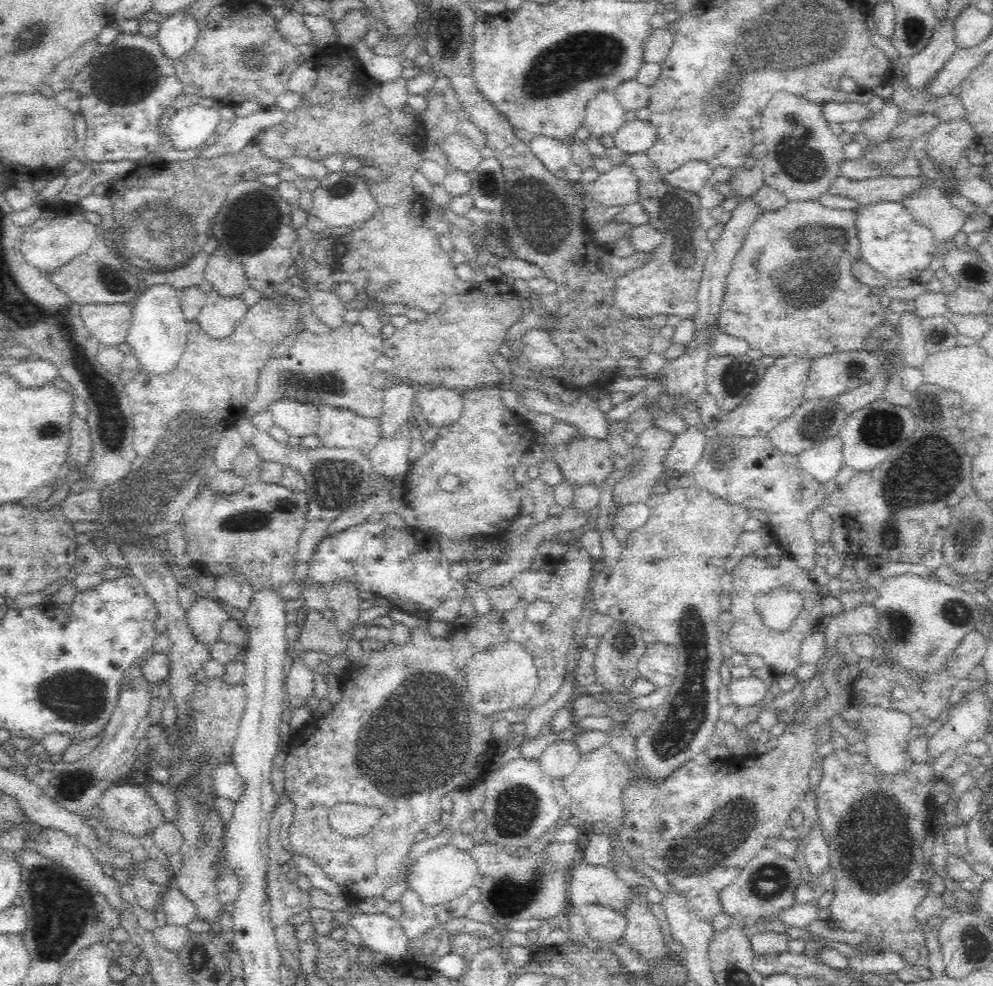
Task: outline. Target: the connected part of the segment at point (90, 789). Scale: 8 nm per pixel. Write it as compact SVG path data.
M142 662L132 663L121 676L121 687L115 709L102 733L100 744L86 756L69 764L58 762L54 764L47 758L39 758L24 774L31 783L36 784L48 798L60 804L62 808L86 816L97 805L101 794L112 784L123 780L130 774L137 757L138 742L146 738L150 728L150 687L152 685L142 675Z

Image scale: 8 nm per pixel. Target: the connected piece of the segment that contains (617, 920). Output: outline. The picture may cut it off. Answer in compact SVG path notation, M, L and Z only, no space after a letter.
M586 905L579 911L592 939L603 944L622 938L627 923L624 915L600 905Z

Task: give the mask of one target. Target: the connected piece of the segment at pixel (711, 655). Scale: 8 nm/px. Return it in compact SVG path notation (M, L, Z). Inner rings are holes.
M696 484L672 488L664 494L652 493L645 503L649 508L646 522L640 528L628 532L620 558L592 580L590 594L594 612L611 616L615 621L635 624L643 631L653 633L656 642L677 650L677 672L669 686L669 695L664 704L655 709L654 722L636 742L642 776L650 784L660 784L713 744L720 710L717 697L724 686L719 668L726 659L722 648L726 642L718 622L722 613L719 603L722 588L719 581L725 572L722 568L726 558L732 552L738 536L744 532L743 526L748 518L752 518L752 513Z

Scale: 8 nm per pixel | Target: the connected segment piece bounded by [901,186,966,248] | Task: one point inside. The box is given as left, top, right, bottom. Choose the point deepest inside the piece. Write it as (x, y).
(931, 208)

